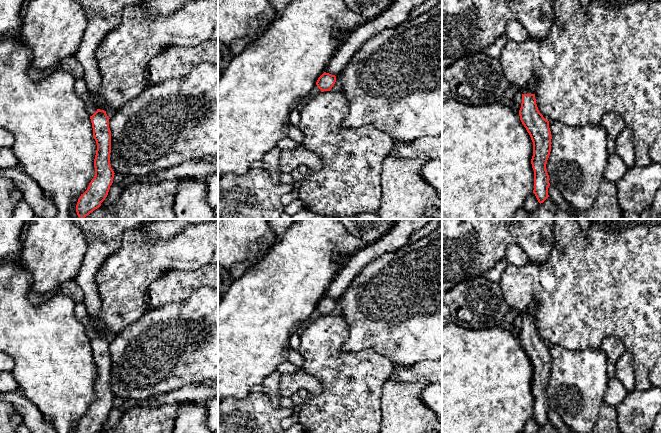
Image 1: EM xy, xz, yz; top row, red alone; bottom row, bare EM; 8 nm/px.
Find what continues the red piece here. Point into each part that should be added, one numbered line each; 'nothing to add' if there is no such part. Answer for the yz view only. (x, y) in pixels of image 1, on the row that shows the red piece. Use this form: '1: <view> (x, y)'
1: yz (530, 87)

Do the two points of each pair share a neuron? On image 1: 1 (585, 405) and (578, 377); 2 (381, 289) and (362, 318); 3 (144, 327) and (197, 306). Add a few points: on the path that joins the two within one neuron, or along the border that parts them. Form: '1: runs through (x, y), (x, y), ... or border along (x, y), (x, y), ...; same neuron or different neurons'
1: runs through (580, 398), (578, 384); same neuron
2: runs through (381, 296), (381, 299), (369, 311); same neuron
3: runs through (157, 327), (176, 327), (184, 319); same neuron

